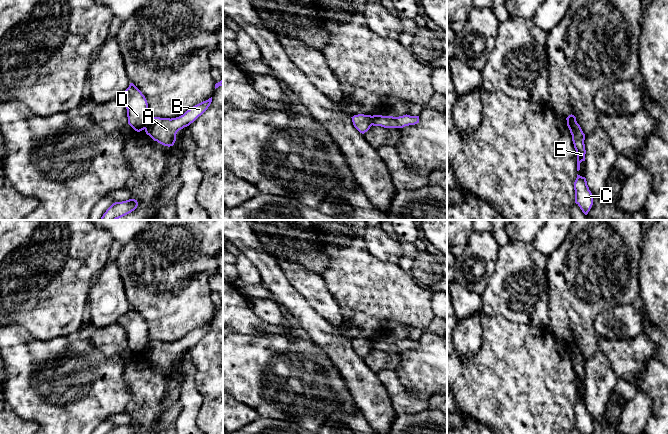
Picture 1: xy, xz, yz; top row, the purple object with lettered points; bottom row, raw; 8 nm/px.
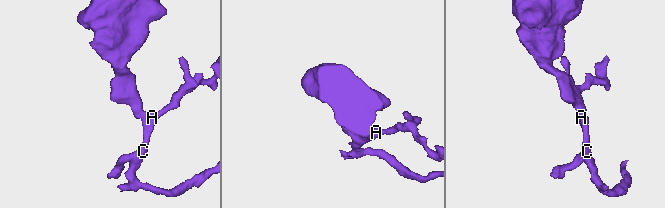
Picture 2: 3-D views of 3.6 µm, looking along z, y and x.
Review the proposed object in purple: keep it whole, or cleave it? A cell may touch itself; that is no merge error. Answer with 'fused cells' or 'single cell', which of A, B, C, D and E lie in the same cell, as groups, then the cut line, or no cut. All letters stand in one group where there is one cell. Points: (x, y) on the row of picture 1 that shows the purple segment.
fused cells; A B C E / D; cut in xy along (149, 117), (144, 128)

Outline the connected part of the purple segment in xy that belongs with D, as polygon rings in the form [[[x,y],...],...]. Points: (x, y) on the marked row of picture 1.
[[[130,83],[117,99],[126,106],[128,124],[137,132],[144,130],[149,114],[148,103],[142,92],[133,83]]]

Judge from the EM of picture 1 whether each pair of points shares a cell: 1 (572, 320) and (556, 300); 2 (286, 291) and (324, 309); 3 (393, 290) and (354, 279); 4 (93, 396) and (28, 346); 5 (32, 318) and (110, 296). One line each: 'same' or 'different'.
1: same
2: different
3: same
4: same
5: different

